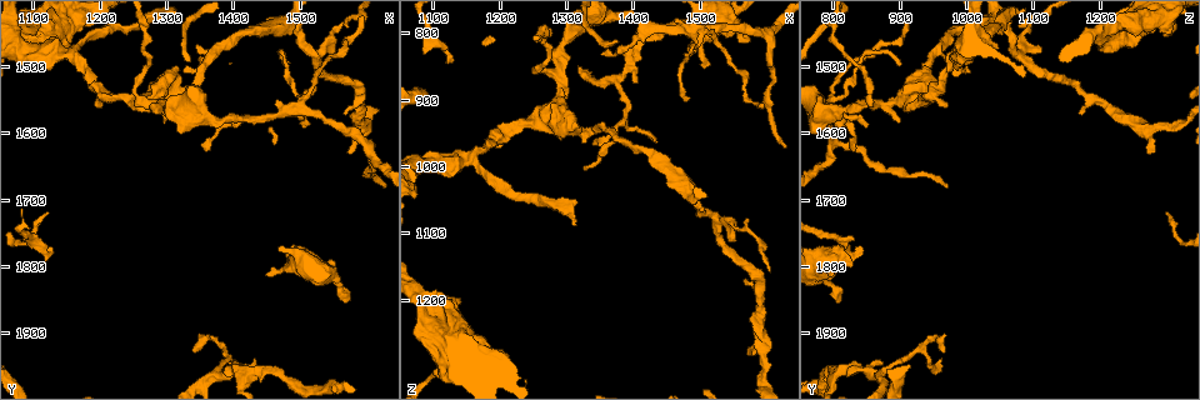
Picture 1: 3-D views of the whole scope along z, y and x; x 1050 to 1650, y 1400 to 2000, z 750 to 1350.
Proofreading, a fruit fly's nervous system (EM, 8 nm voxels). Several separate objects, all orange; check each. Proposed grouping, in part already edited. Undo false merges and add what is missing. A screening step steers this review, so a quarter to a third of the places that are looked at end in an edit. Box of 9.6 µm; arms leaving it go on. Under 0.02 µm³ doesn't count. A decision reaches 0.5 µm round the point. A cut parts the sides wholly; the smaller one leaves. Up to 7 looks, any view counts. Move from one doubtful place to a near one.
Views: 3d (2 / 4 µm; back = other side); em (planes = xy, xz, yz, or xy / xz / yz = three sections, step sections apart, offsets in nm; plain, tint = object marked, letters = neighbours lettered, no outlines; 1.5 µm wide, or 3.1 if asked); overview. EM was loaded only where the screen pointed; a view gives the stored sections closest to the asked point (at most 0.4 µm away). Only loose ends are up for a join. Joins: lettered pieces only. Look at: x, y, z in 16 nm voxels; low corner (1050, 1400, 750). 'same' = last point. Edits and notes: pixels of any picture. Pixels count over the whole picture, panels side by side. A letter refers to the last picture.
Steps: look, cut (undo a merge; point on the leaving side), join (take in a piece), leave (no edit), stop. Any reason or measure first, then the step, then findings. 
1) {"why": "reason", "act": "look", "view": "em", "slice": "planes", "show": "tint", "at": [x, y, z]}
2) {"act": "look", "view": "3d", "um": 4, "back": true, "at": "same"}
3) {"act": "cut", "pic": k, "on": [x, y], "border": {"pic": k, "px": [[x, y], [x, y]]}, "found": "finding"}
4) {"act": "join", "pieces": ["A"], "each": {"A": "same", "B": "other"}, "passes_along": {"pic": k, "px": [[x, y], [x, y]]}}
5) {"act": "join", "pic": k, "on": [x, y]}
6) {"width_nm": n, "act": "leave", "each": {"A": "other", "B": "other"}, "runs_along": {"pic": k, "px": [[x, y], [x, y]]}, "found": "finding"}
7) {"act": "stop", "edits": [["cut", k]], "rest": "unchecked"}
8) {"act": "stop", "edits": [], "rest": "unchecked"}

{"why": "stops while still wide", "act": "look", "view": "em", "slice": "xz", "step": 8, "show": "letters", "at": [1495, 1785, 830]}

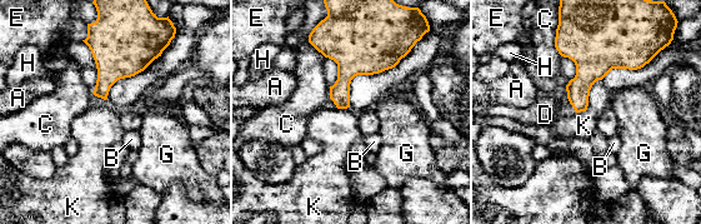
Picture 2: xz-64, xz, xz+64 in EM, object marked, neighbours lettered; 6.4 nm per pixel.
{"why": "another direction", "act": "look", "view": "em", "slice": "xy", "step": 8, "show": "letters", "at": "same"}

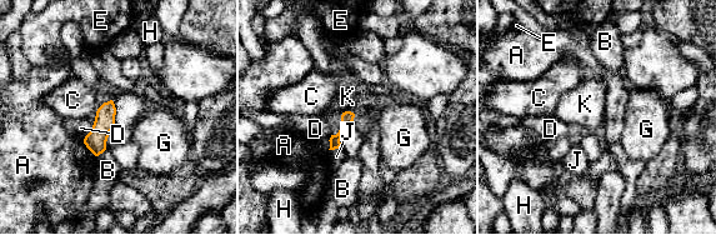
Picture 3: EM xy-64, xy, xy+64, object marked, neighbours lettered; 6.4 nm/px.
{"act": "leave", "each": {"A": "other", "B": "other", "C": "other", "D": "other", "E": "other", "G": "other", "H": "other", "J": "other", "K": "other"}, "border": {"pic": 3, "px": [[341, 113], [350, 111], [354, 114]]}, "found": "none of them fits"}

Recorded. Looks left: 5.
{"why": "thin neck", "act": "look", "view": "em", "slice": "xz", "step": 8, "show": "tint", "at": [1295, 1555, 870]}

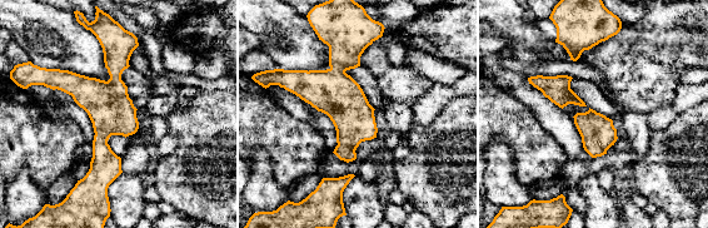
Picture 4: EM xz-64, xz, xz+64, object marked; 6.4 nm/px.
{"why": "another direction", "act": "look", "view": "em", "slice": "planes", "show": "tint", "at": "same"}

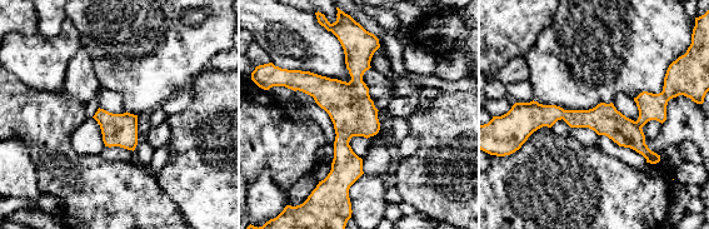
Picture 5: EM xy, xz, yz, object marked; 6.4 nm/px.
{"why": "what lies round it", "act": "look", "view": "em", "slice": "planes", "show": "letters", "at": "same"}

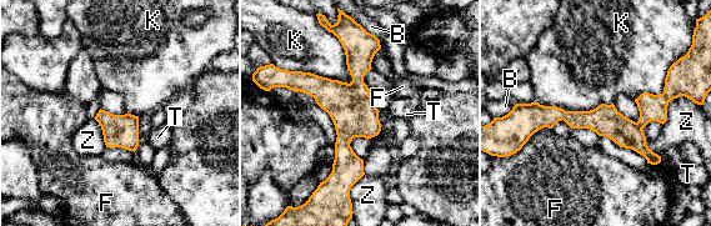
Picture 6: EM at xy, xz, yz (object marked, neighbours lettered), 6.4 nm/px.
{"width_nm": 130, "act": "leave", "each": {"B": "other", "F": "other", "K": "other", "T": "other", "Z": "other"}, "found": "continuous, no second neuron"}

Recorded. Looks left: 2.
{"why": "an open end", "act": "look", "view": "em", "slice": "xz", "step": 8, "show": "tint", "at": [1565, 1630, 1280]}

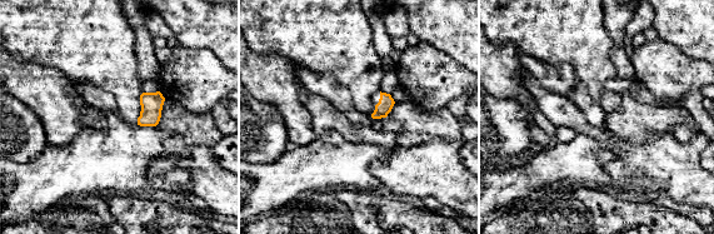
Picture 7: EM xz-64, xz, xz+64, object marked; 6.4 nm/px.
{"act": "look", "view": "em", "slice": "xy", "step": 8, "show": "letters", "at": "same"}

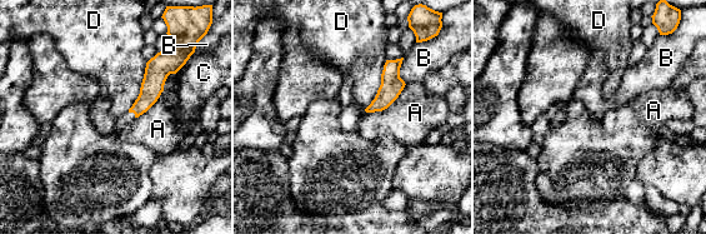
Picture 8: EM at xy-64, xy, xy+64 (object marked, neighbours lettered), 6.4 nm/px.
{"act": "leave", "each": {"A": "other", "B": "other", "C": "other", "D": "other"}, "border": {"pic": 8, "px": [[386, 60], [377, 93], [365, 109]]}, "found": "none of them fits"}

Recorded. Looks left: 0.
{"act": "stop", "edits": [], "rest": "unchecked"}

